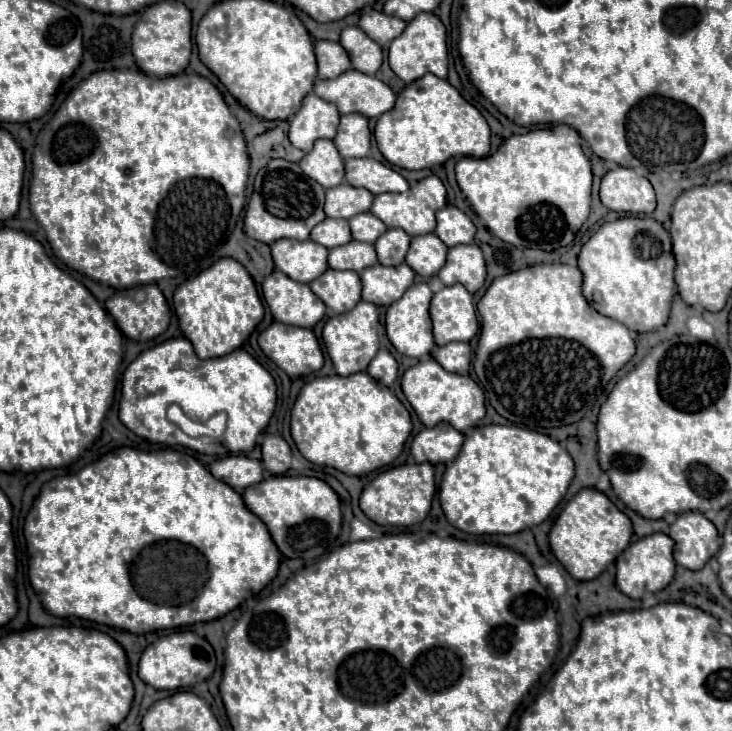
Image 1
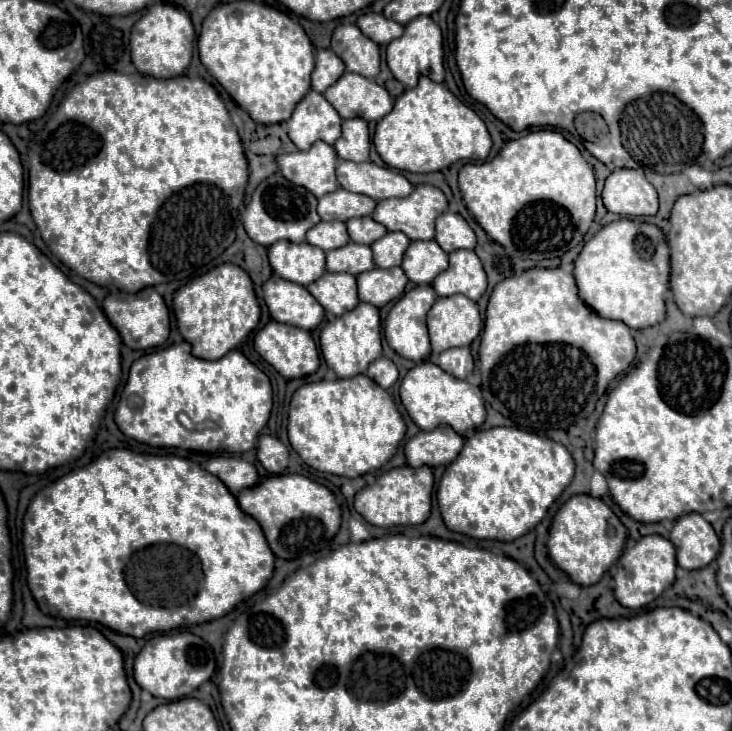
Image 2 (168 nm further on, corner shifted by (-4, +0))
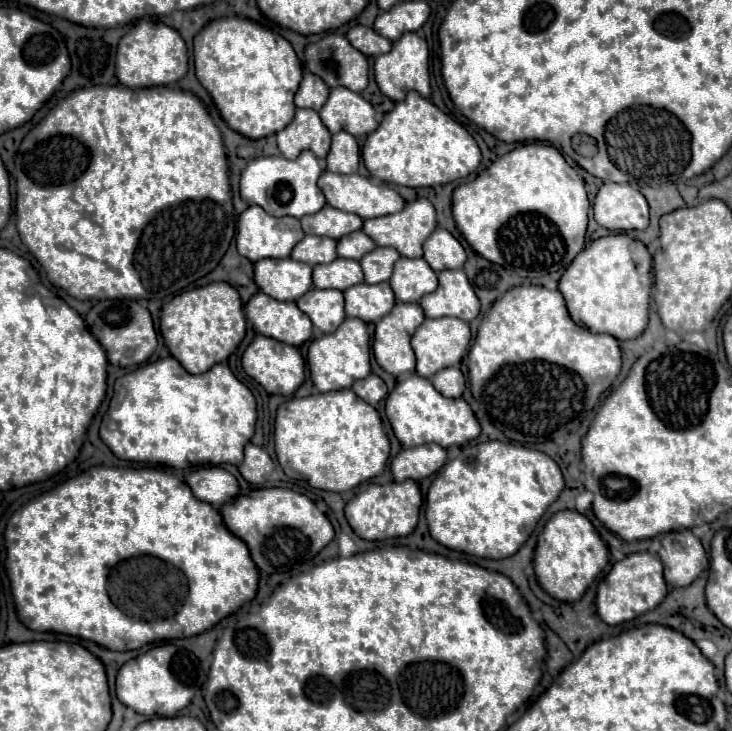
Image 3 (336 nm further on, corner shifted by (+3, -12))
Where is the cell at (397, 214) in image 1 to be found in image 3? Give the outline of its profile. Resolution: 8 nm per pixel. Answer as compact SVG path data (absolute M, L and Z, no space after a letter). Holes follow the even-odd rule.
M417 198L415 202L405 204L405 208L397 214L389 216L379 216L363 222L363 232L375 240L377 246L391 246L395 248L401 256L407 258L421 258L423 256L423 242L429 238L429 234L435 230L435 208L427 198Z

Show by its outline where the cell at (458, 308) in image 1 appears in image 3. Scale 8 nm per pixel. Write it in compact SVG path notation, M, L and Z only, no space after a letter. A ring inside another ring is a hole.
M425 318L425 322L415 330L411 338L411 348L417 358L415 372L423 378L431 378L435 372L459 364L469 348L469 342L471 342L471 332L467 322L459 318L435 318L435 320Z

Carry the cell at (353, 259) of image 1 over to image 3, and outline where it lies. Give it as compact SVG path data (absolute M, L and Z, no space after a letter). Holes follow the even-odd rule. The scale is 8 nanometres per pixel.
M337 258L329 264L319 264L313 268L313 286L315 288L339 288L347 290L349 286L361 284L363 272L357 260Z

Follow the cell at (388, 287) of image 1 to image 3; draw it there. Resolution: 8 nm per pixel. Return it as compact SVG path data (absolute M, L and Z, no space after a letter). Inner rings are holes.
M389 282L357 284L345 290L345 314L363 322L379 322L395 306Z

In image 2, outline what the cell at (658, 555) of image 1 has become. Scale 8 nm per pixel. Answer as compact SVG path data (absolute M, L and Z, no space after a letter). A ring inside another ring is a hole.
M650 534L640 538L632 548L628 548L620 560L618 570L614 576L614 594L622 606L628 608L642 608L656 600L672 582L676 574L676 548L670 544L668 538L660 534Z

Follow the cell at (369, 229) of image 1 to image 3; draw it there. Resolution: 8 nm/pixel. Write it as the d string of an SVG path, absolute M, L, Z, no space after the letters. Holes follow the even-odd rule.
M363 230L351 232L351 234L347 234L347 236L337 240L337 256L339 258L361 260L373 248L375 248L375 242Z

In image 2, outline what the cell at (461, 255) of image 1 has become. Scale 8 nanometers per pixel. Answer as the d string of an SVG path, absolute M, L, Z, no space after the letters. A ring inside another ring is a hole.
M454 250L450 252L448 270L440 272L434 282L438 296L464 294L470 300L478 300L486 292L486 272L474 250Z

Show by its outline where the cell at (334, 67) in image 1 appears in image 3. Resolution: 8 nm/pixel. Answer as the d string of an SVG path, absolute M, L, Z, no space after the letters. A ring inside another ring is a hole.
M305 72L301 86L295 94L295 104L299 108L311 108L311 110L321 110L321 106L325 104L329 96L329 88L325 86L323 80L319 80L319 76Z

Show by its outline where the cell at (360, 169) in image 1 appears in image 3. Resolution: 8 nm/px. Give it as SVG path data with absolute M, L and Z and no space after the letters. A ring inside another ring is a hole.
M325 170L317 184L325 194L325 200L329 206L339 208L343 212L357 214L363 220L395 214L395 212L401 212L405 206L405 200L391 186L372 177L359 176L359 174L333 174Z

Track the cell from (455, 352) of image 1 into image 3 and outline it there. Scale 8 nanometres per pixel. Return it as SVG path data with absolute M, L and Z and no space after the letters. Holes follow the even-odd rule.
M451 366L451 368L443 368L439 370L433 378L431 384L435 386L437 392L441 392L447 398L461 398L463 390L465 390L465 376L459 368Z

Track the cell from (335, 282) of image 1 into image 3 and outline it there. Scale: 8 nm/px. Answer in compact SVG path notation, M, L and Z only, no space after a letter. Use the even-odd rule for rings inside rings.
M311 288L297 300L297 306L309 316L313 326L323 334L335 332L335 328L345 320L341 290L317 290Z

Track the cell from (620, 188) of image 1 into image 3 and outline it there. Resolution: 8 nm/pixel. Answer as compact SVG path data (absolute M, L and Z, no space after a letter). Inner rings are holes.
M605 182L595 198L595 220L607 230L645 230L649 226L649 206L645 196L629 186Z

